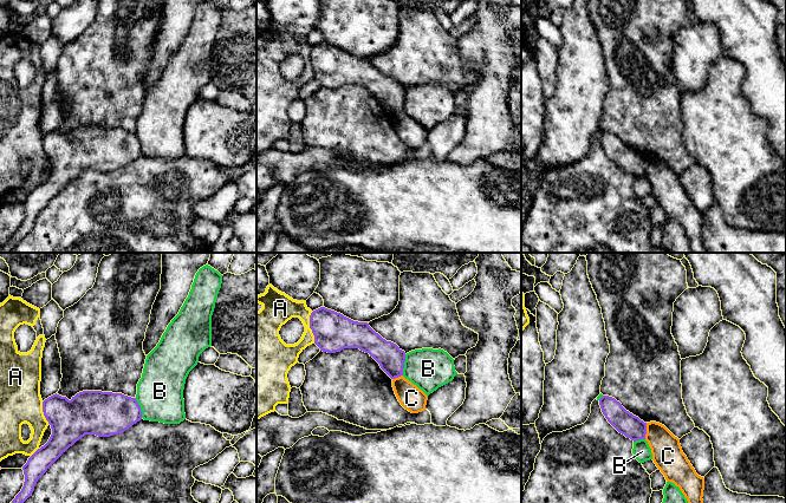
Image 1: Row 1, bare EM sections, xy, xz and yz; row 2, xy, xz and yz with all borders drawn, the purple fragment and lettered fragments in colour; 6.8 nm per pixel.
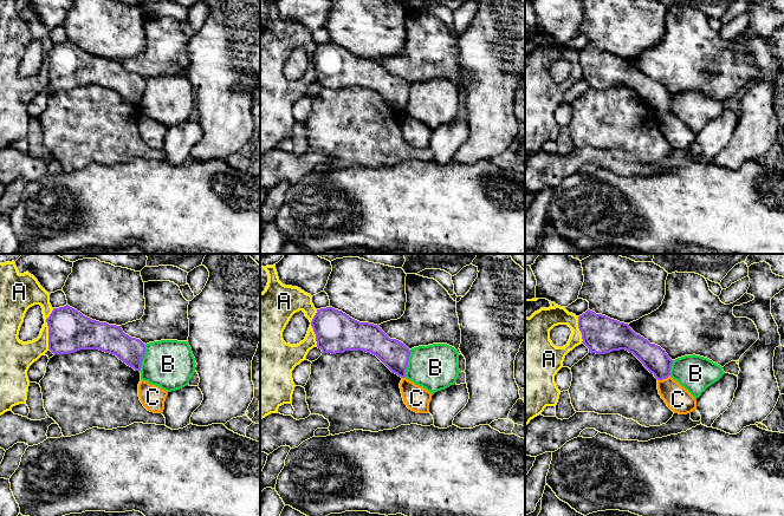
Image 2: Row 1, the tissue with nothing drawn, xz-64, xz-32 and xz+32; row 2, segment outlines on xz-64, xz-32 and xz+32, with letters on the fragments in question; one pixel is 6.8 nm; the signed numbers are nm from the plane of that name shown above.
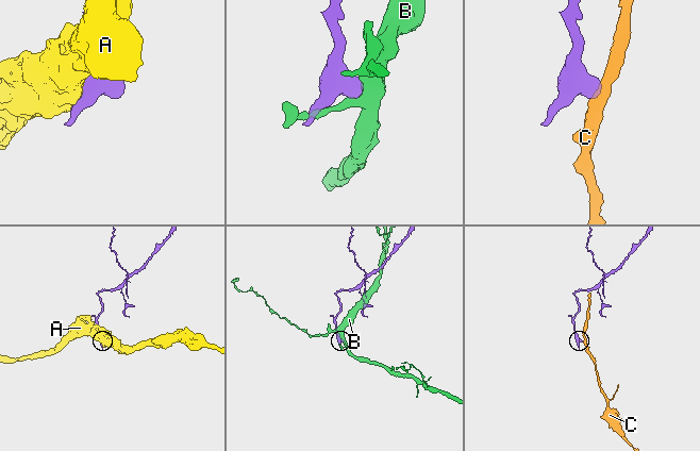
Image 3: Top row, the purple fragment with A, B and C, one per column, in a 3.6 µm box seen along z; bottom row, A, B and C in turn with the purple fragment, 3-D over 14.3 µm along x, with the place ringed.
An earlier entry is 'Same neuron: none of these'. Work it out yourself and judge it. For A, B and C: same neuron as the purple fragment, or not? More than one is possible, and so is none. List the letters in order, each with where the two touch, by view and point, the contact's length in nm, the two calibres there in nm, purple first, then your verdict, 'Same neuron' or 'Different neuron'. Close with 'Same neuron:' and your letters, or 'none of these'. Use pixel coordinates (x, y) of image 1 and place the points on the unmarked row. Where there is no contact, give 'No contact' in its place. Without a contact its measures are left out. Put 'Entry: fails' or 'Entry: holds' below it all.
A: Touches purple at xz (310, 63). Shared border 220 nm. Thickness 260 nm (purple) against 200 nm. Different neuron
B: Touches purple at xz (403, 100). Shared border 150 nm. Thickness 180 nm (purple) against 280 nm. Different neuron
C: Touches purple at yz (645, 167). Shared border 110 nm. Thickness 160 nm (purple) against 200 nm. Different neuron
Same neuron: none of these
Entry: holds

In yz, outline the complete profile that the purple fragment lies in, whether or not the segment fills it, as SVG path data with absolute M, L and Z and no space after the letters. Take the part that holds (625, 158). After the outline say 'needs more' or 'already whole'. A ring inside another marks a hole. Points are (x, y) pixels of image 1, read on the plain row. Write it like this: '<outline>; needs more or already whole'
M603 131L599 135L599 141L608 157L619 169L634 177L645 175L647 158L626 146L615 133Z; already whole

